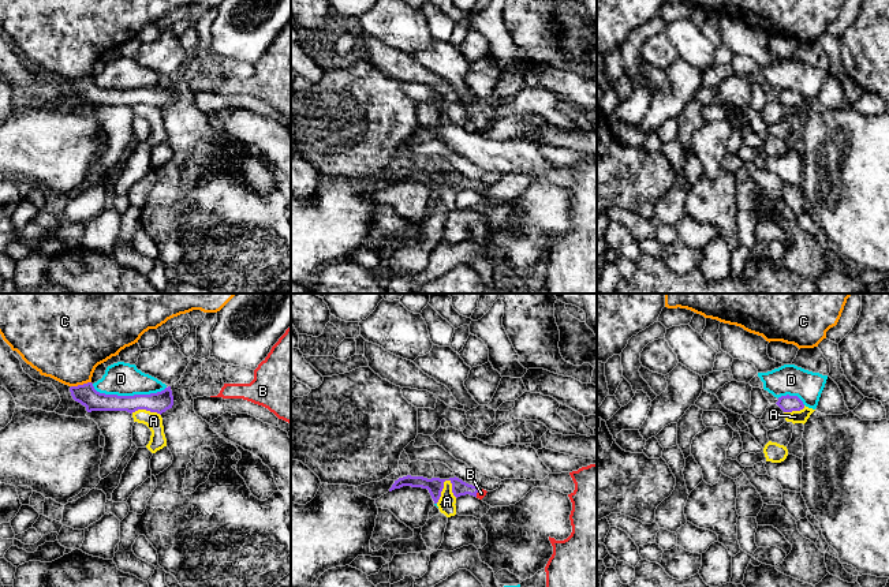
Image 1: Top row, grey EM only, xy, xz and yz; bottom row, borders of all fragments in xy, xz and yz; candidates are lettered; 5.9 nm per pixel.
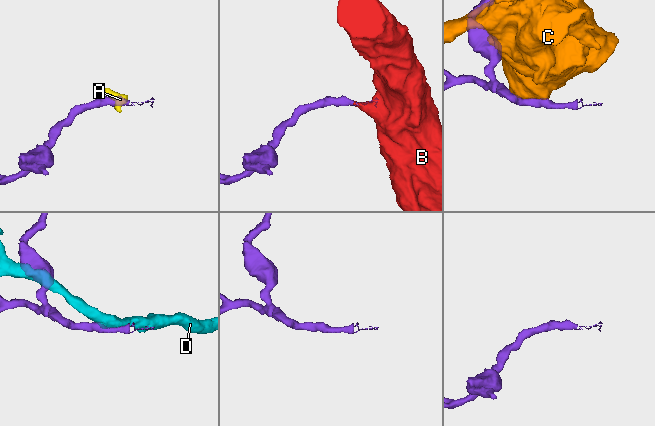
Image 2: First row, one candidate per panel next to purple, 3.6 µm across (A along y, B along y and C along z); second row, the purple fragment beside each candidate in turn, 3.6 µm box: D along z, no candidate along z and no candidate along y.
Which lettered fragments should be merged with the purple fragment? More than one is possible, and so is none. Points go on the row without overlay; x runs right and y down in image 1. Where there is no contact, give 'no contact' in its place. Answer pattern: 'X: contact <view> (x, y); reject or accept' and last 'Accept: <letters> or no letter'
A: contact xz (441, 184); reject
B: contact xz (477, 186); accept
C: contact xy (81, 79); reject
D: contact xy (129, 90); reject
Accept: B

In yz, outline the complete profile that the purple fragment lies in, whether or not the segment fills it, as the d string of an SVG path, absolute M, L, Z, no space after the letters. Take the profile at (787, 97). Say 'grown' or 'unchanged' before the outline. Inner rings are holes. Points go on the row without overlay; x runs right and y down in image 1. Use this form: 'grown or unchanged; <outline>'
unchanged; M781 90L776 97L784 106L800 105L804 102L803 96L798 90Z

